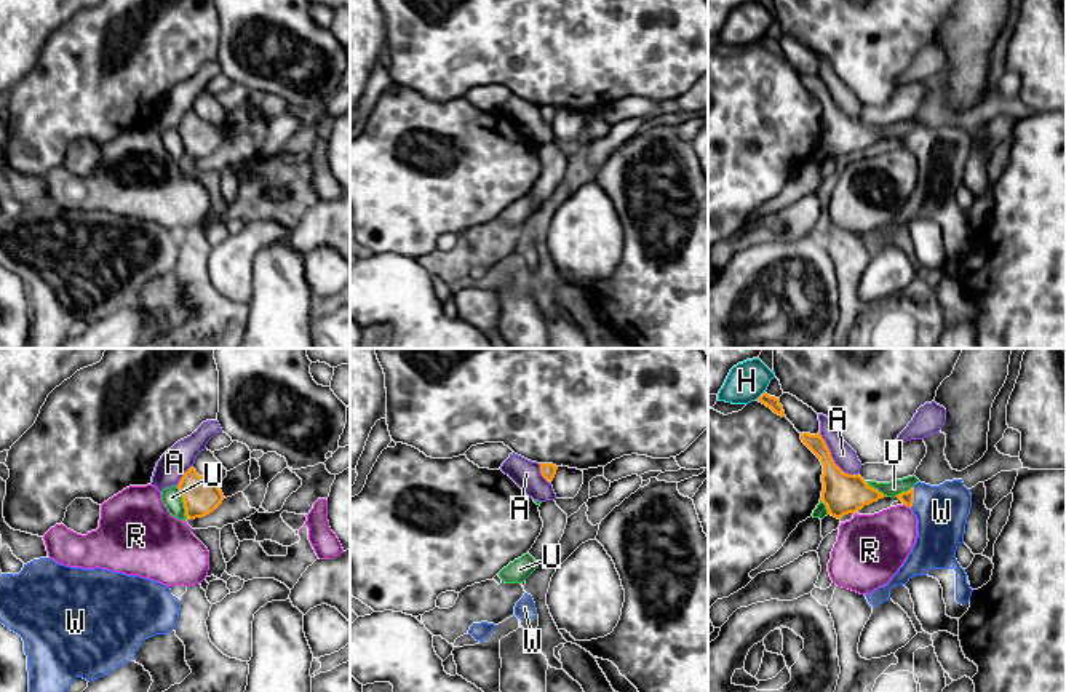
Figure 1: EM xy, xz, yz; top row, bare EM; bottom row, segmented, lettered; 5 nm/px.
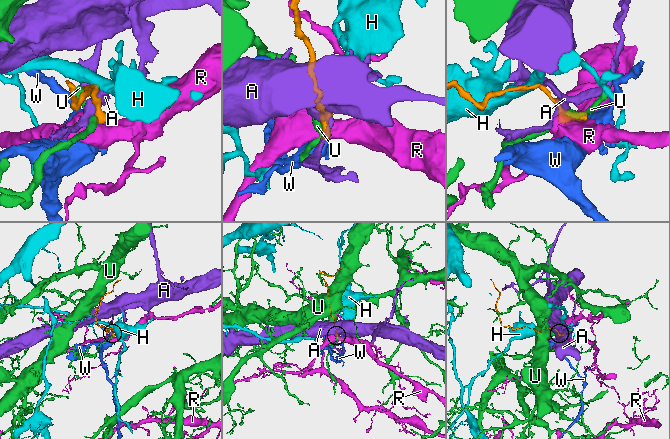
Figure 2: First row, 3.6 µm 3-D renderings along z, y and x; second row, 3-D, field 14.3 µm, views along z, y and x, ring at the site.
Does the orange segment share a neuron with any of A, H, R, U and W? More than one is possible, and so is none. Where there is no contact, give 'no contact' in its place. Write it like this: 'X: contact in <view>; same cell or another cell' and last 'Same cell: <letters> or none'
A: contact in yz; another cell
H: contact in yz; another cell
R: contact in yz; another cell
U: contact in xy; another cell
W: contact in yz; same cell
Same cell: W

